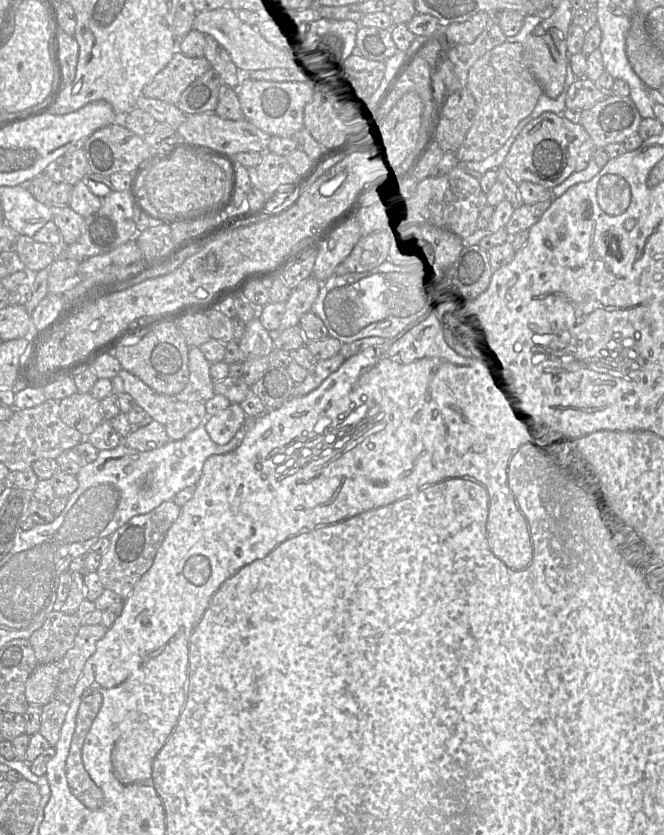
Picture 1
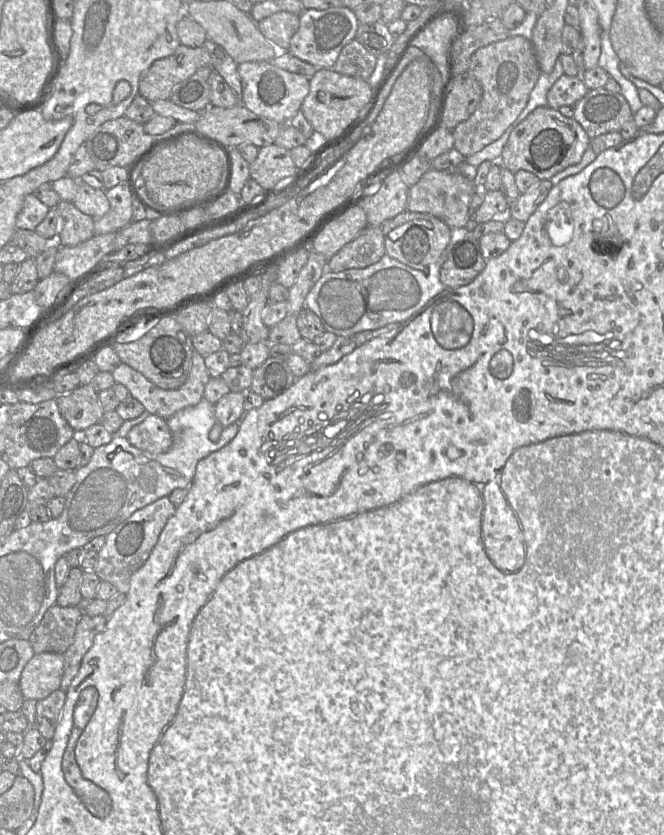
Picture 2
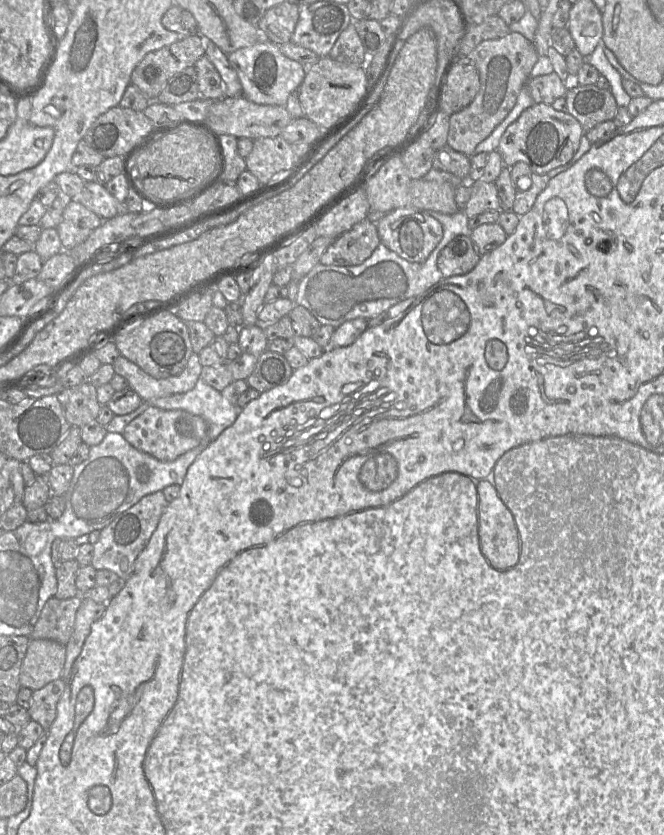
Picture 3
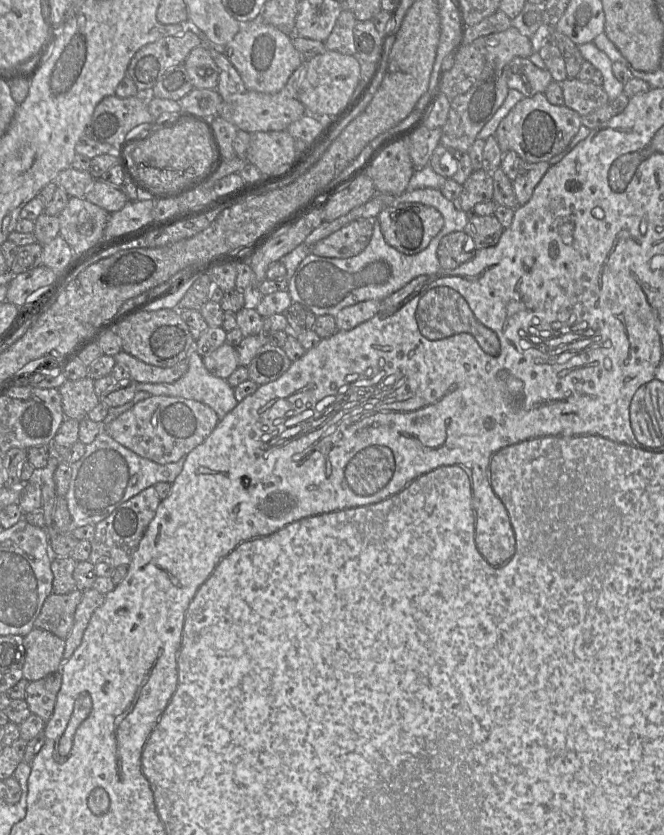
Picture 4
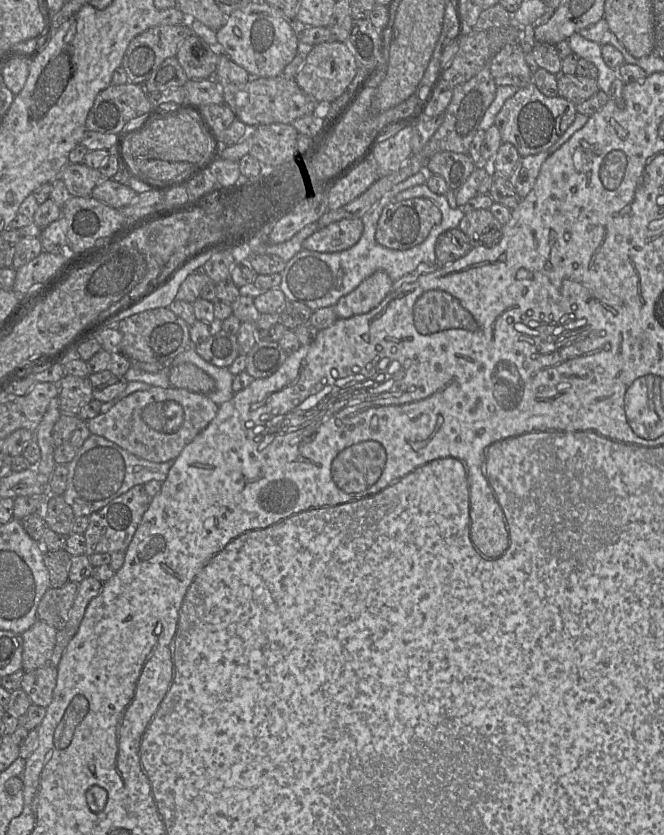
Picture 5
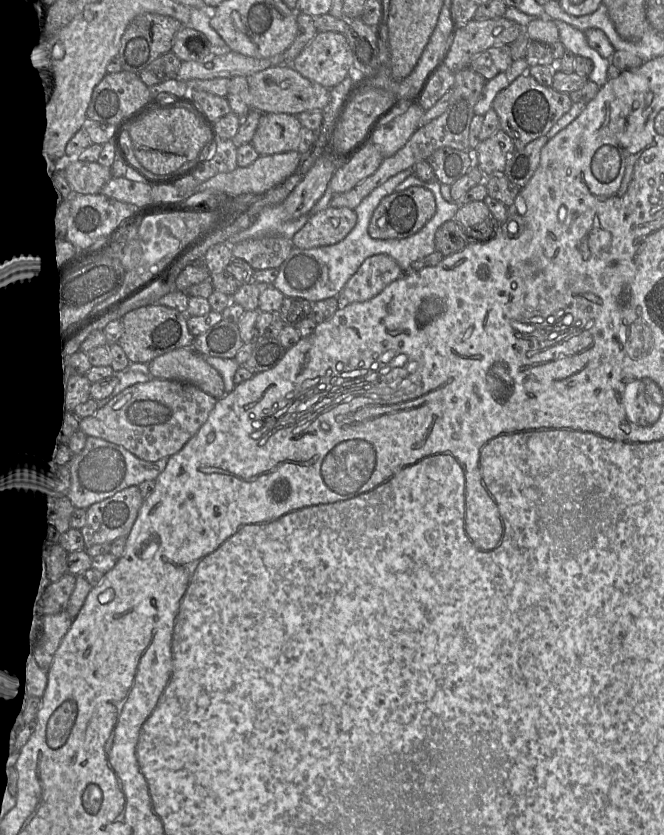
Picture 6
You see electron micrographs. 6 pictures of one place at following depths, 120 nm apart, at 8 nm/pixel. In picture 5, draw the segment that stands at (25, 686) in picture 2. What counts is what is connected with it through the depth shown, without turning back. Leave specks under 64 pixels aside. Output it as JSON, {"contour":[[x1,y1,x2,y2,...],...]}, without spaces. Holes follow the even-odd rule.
{"contour":[[37,620,23,634,22,669,31,671,46,665,53,654,57,630]]}

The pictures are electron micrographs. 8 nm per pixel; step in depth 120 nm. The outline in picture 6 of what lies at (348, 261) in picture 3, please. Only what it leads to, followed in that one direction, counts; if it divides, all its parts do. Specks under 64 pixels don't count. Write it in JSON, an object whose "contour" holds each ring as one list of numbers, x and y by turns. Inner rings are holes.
{"contour":[[329,206,309,218,293,236,293,246,310,249,336,244,350,233,356,222,357,216,354,210]]}

